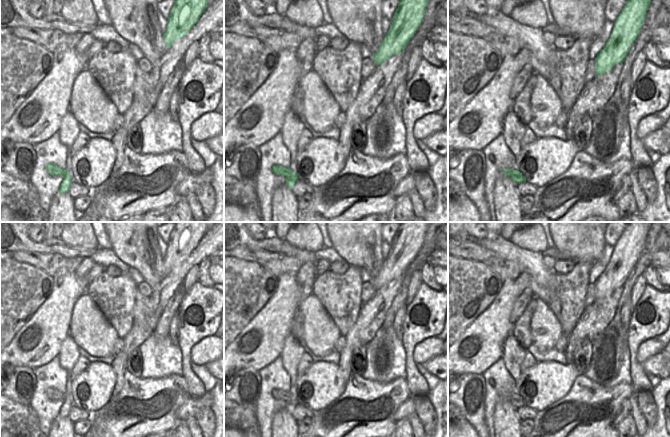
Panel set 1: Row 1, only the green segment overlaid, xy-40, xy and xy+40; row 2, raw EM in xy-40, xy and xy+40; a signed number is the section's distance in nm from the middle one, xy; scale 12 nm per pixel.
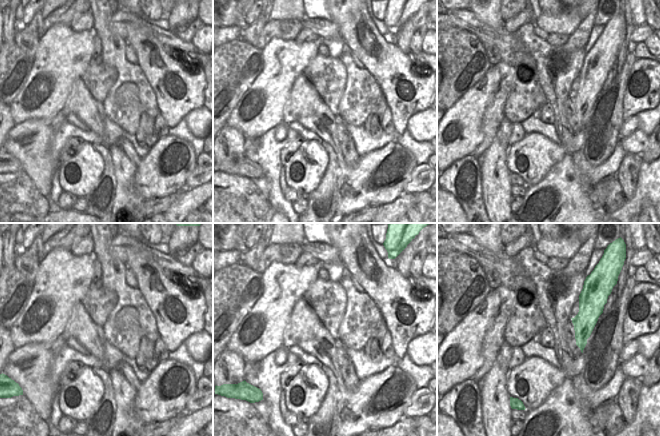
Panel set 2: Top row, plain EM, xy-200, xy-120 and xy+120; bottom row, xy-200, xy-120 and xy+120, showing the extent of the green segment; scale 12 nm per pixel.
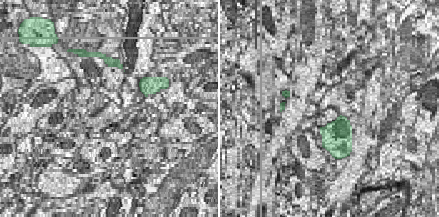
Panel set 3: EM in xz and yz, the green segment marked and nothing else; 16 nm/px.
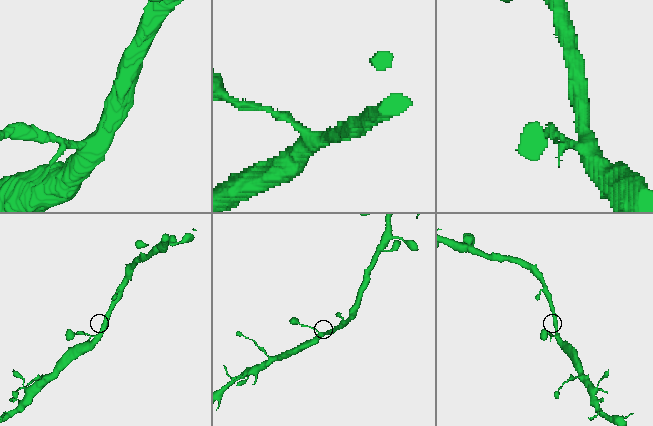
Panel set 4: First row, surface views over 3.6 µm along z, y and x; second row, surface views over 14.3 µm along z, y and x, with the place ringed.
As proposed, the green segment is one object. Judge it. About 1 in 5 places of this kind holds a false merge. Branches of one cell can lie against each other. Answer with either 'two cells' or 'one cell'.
one cell

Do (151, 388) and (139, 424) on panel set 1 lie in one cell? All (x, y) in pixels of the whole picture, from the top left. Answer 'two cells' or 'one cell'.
one cell

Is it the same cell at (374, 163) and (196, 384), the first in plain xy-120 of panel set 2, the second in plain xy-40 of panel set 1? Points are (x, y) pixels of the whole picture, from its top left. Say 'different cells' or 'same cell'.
different cells

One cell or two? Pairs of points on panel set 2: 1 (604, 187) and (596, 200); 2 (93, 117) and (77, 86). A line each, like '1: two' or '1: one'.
1: one
2: one

